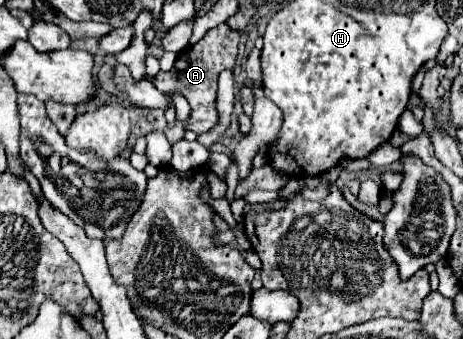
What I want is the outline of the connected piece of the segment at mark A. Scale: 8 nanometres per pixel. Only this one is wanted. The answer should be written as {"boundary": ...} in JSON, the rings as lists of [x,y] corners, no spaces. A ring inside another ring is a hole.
{"boundary":[[[219,25],[211,31],[207,31],[207,51],[191,51],[181,53],[175,61],[175,71],[169,73],[159,73],[153,83],[161,93],[169,91],[179,91],[181,95],[187,97],[193,113],[193,131],[195,133],[205,133],[217,123],[217,113],[215,113],[215,97],[217,97],[217,77],[219,71],[233,67],[237,59],[237,45],[239,45],[239,33],[229,29],[227,25]]]}

